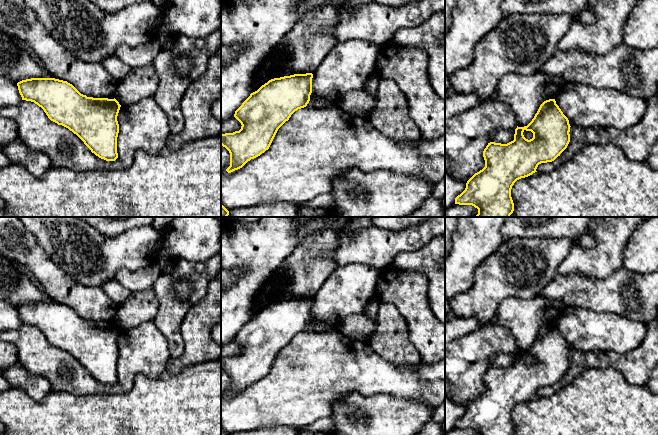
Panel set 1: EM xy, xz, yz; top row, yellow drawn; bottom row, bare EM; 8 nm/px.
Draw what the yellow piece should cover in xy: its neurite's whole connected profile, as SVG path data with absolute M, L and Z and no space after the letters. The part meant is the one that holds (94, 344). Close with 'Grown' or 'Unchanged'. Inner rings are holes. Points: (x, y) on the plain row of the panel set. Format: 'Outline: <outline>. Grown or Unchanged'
Outline: M31 302L17 307L22 324L41 331L48 342L76 358L101 383L118 382L117 340L121 329L114 323L81 318L72 308L55 302Z. Unchanged

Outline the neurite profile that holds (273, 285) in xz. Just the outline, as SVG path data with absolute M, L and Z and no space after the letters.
M275 275L266 280L262 290L252 299L252 305L250 307L252 317L274 301L282 290L284 283L285 279L279 275Z

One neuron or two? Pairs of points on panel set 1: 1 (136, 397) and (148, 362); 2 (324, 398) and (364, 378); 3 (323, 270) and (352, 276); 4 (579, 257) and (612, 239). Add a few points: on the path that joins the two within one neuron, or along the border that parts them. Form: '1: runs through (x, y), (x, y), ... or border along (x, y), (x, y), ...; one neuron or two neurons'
1: border along (163, 376), (138, 374), (127, 391); two neurons
2: runs through (334, 388), (344, 378), (354, 378); one neuron
3: border along (338, 266), (318, 291); two neurons
4: runs through (587, 257), (594, 257), (604, 247); one neuron

